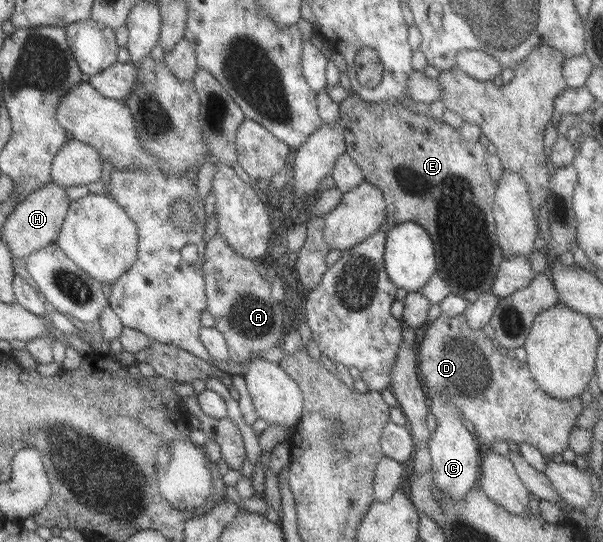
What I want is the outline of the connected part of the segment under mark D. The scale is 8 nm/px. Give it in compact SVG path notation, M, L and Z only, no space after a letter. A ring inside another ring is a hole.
M441 315L427 323L421 346L416 353L417 376L427 397L441 395L444 401L454 404L462 418L470 422L477 444L483 447L492 446L493 442L515 442L536 448L545 458L559 454L568 449L569 432L576 427L576 417L582 411L582 402L578 397L569 400L555 400L545 394L532 381L525 363L508 358L504 351L494 348L491 340L482 330L471 330L466 325L464 316Z

